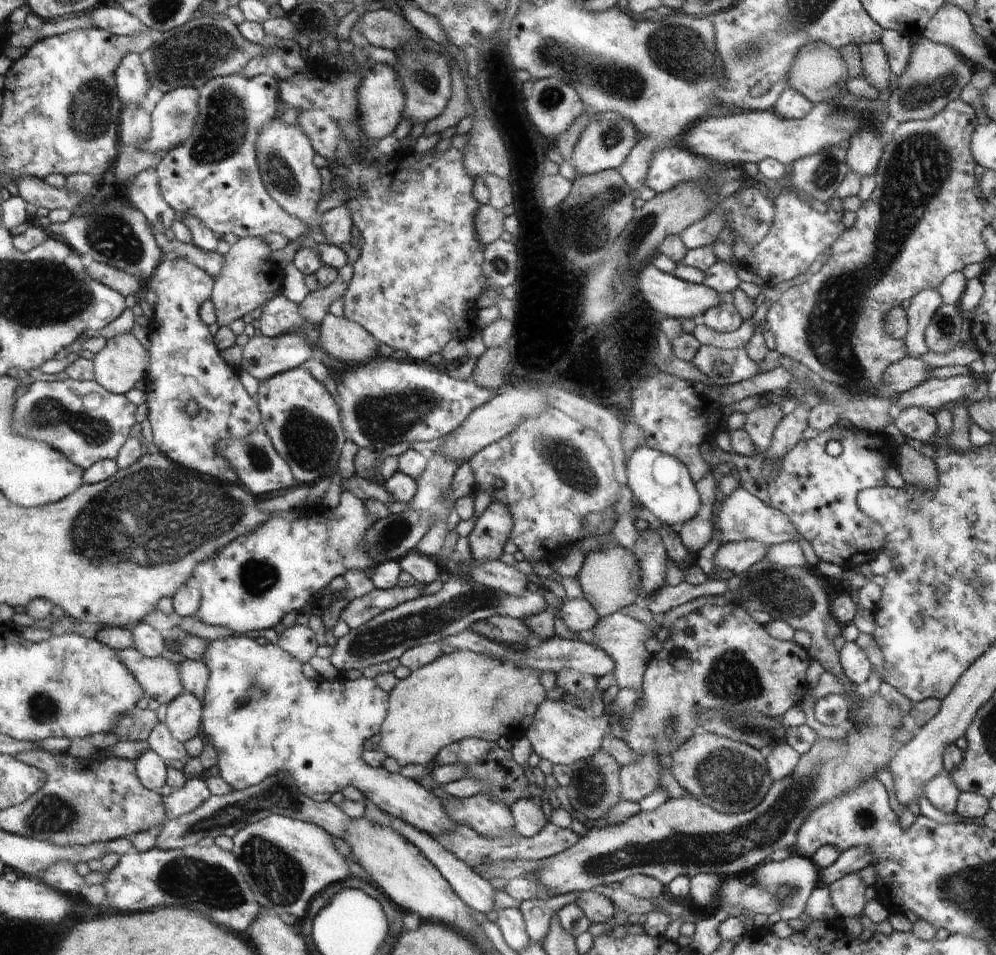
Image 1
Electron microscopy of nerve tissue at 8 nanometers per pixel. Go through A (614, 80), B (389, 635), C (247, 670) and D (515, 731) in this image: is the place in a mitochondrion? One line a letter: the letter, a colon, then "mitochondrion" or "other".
A: mitochondrion
B: mitochondrion
C: mitochondrion
D: other

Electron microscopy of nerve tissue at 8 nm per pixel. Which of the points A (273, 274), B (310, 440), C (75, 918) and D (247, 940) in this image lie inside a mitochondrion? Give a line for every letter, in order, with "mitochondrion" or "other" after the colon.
A: other
B: mitochondrion
C: other
D: other

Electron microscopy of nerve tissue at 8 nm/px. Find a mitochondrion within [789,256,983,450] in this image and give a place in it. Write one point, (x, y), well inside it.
(946, 325)

